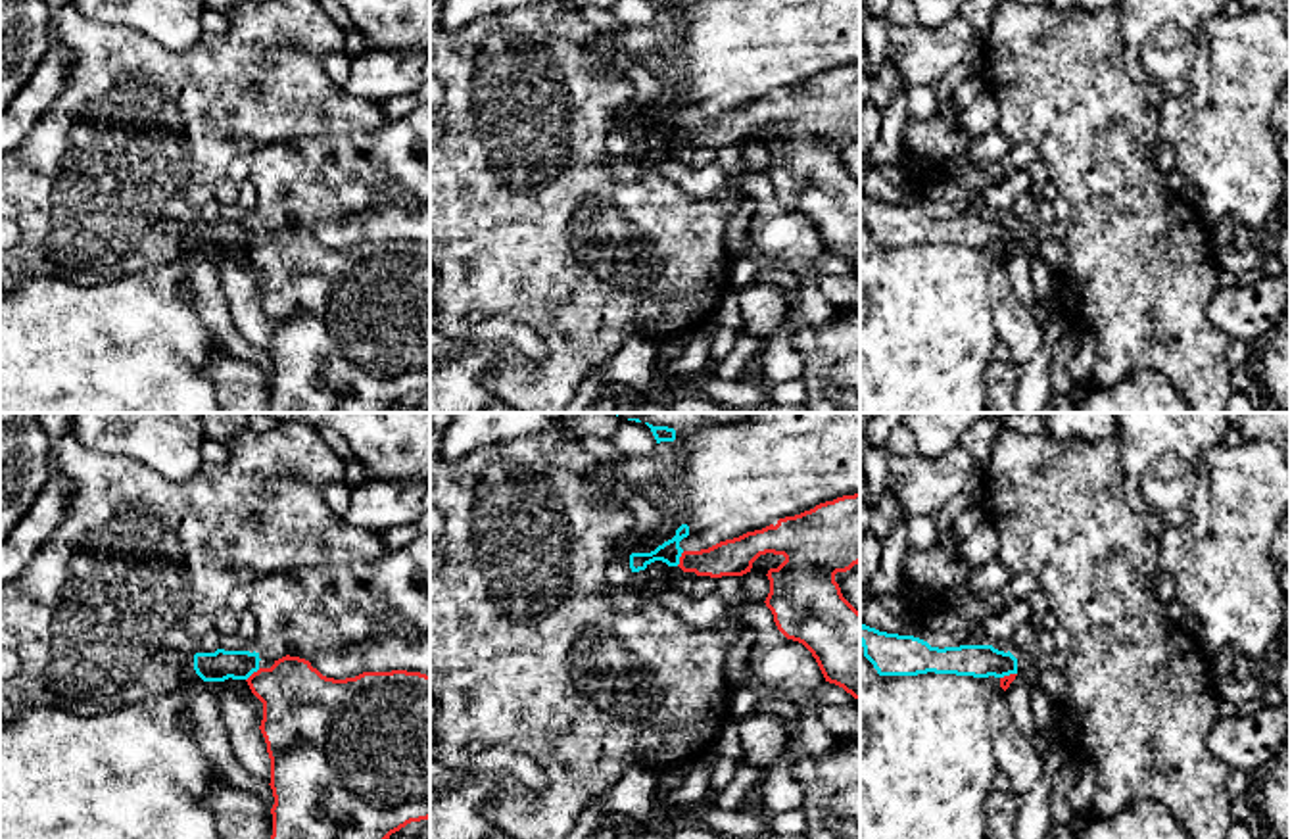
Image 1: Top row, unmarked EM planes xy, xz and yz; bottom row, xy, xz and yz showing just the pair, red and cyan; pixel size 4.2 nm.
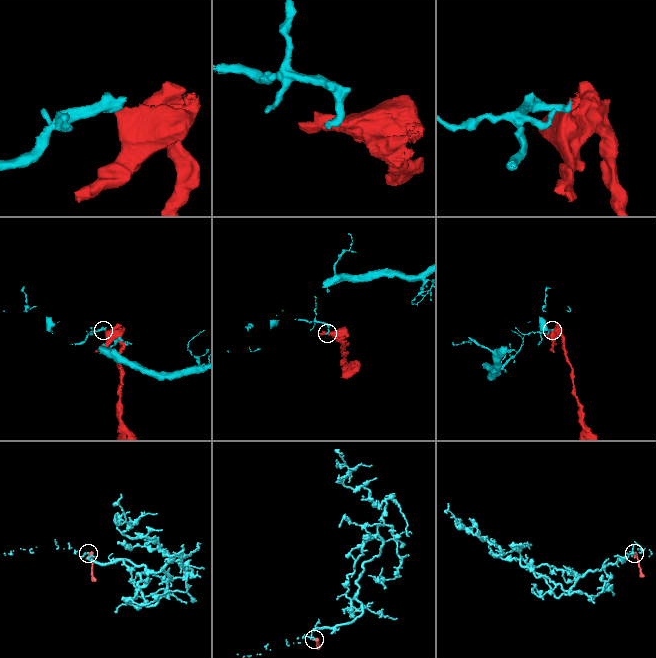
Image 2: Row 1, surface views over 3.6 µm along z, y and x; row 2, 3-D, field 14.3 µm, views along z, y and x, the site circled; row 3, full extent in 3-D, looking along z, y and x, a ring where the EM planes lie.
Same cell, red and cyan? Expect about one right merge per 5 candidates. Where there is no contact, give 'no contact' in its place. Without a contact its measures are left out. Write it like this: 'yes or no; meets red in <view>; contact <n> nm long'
no; meets red in xz; contact 70 nm long

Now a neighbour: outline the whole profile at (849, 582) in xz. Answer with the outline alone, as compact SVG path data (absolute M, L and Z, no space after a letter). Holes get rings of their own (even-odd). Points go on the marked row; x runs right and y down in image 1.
M860 563L847 572L837 572L835 582L843 597L860 612Z

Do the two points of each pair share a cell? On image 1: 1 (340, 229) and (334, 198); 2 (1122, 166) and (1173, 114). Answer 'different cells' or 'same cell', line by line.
1: different cells
2: different cells

